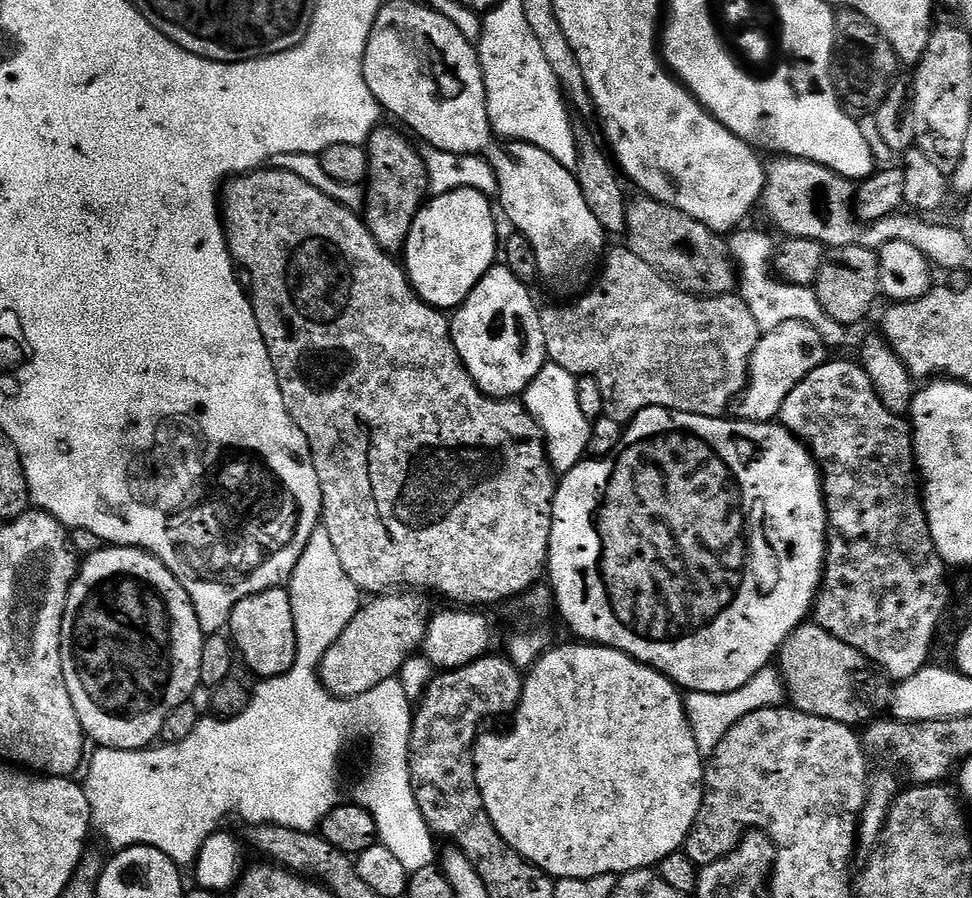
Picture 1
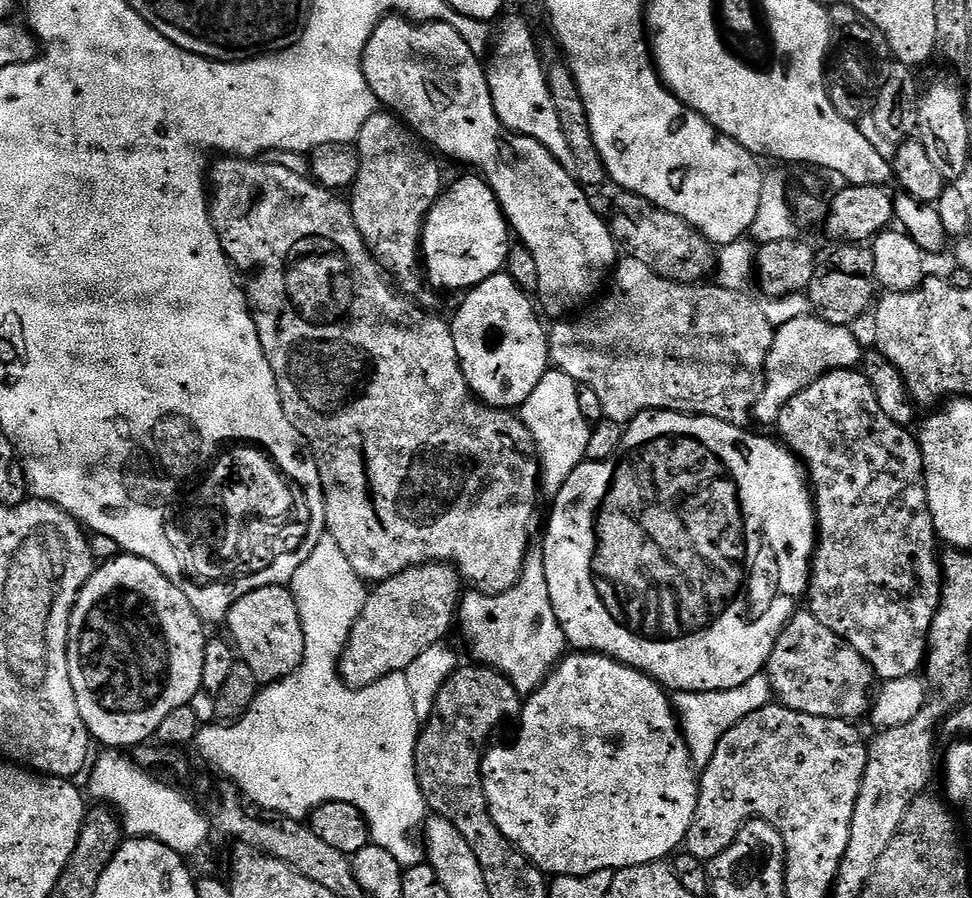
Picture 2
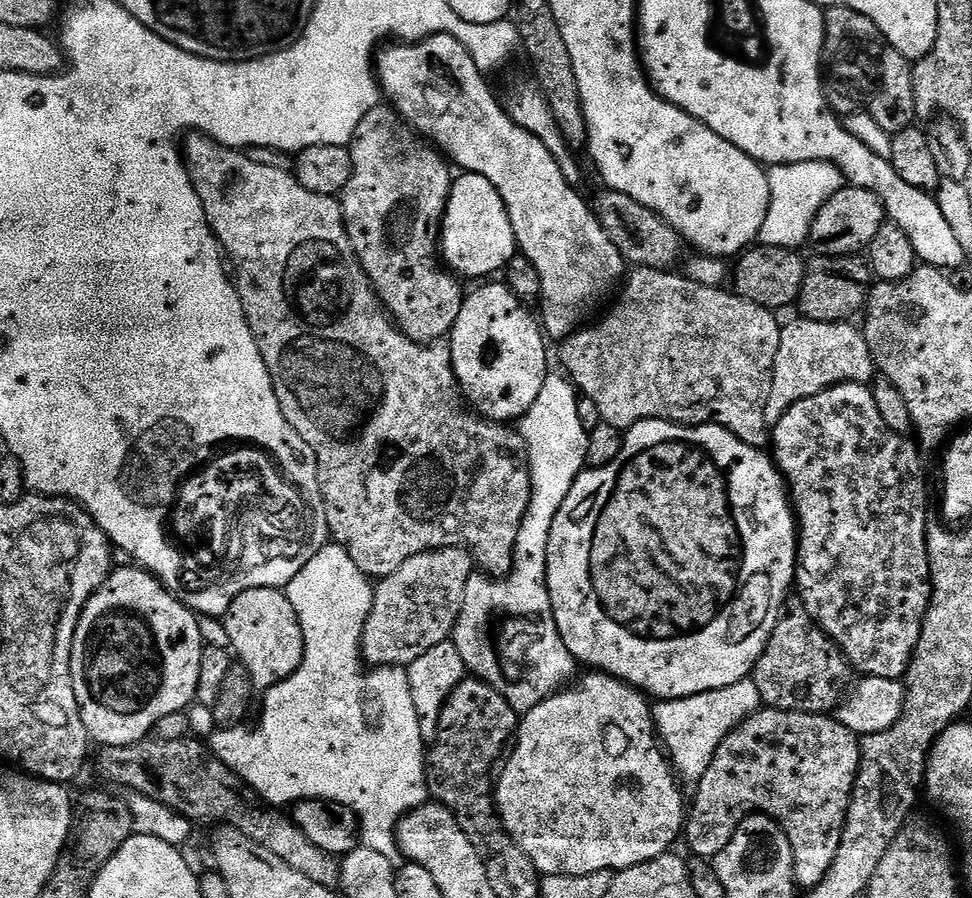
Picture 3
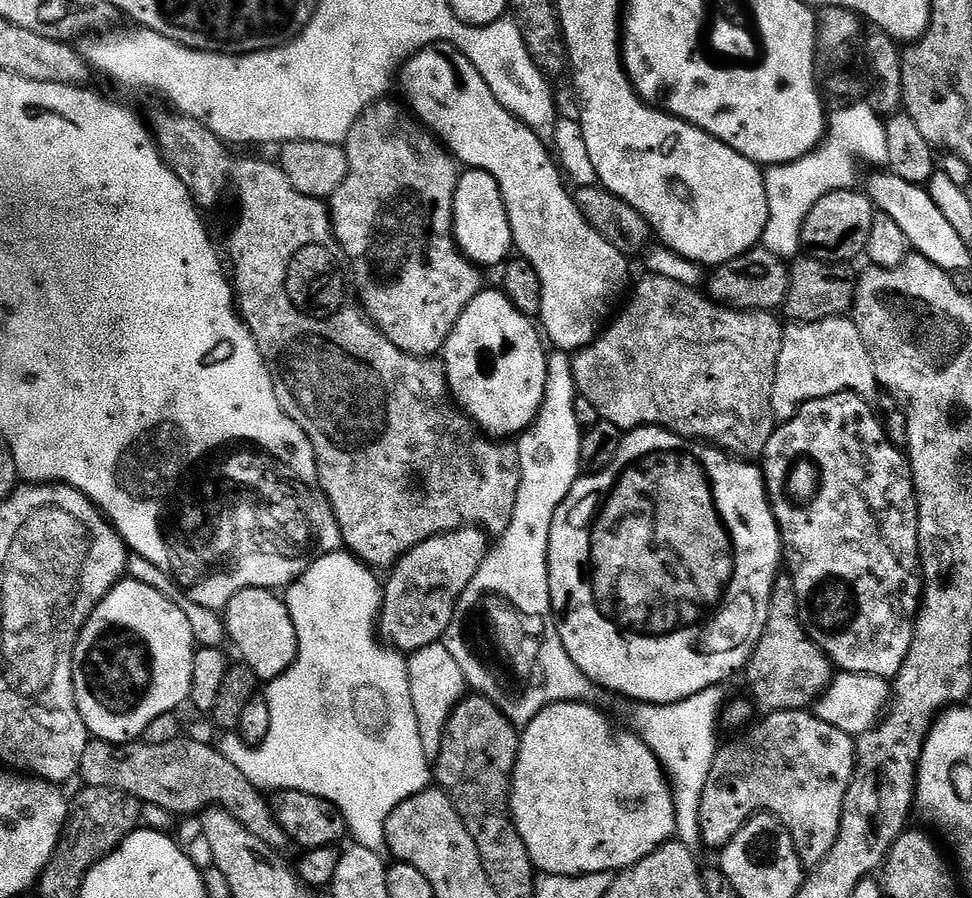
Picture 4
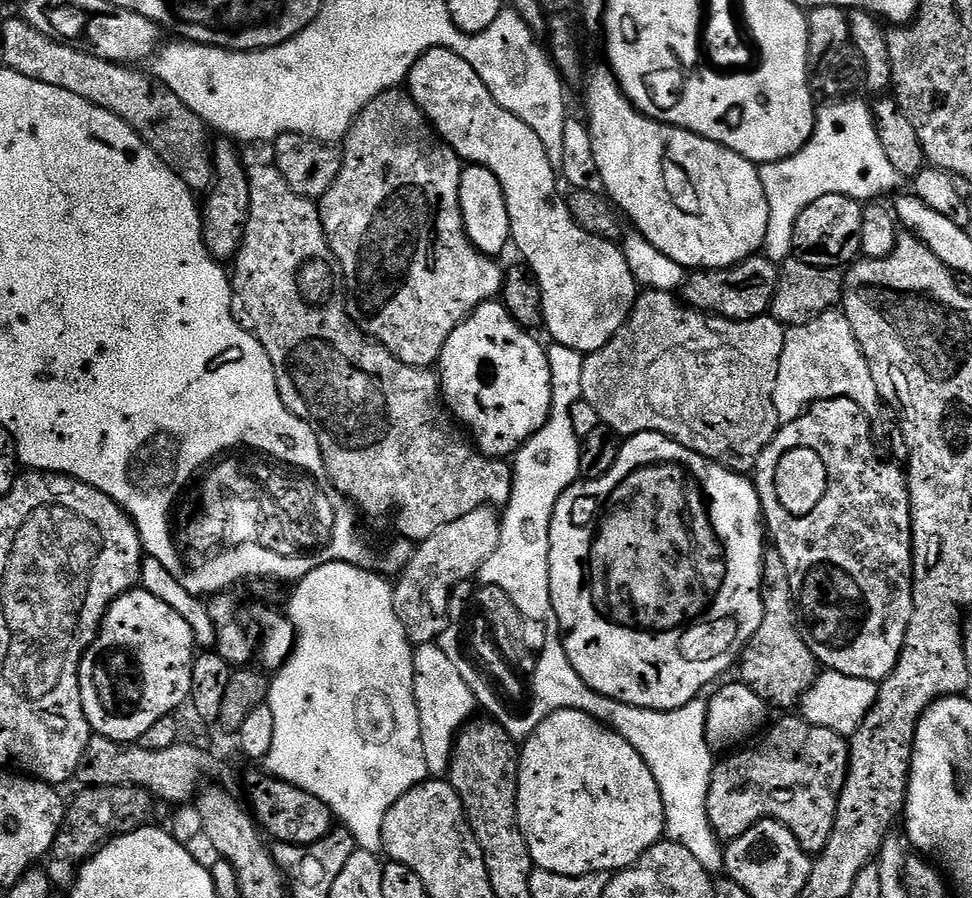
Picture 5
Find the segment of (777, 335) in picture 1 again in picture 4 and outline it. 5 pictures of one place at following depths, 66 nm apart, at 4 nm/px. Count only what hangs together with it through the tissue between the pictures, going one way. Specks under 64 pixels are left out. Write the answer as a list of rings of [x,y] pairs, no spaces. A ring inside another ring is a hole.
[[[835,316],[829,320],[809,324],[789,323],[784,330],[782,354],[778,354],[778,370],[774,378],[772,413],[777,421],[783,422],[794,418],[796,411],[806,402],[839,392],[852,392],[855,396],[865,398],[872,398],[872,395],[878,392],[874,366],[870,362],[866,342],[862,342],[862,334],[858,334],[858,326],[851,318],[844,316]]]

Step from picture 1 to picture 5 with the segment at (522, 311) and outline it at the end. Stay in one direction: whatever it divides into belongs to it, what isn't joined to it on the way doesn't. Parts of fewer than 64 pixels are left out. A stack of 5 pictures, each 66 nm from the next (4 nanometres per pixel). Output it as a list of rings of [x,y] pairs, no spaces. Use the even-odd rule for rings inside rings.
[[[489,302],[475,308],[472,314],[456,327],[454,334],[450,334],[450,338],[446,342],[446,346],[440,355],[438,375],[440,377],[440,390],[443,403],[446,405],[449,413],[451,413],[457,421],[460,419],[461,422],[465,424],[463,427],[470,433],[471,439],[474,441],[476,447],[486,456],[508,458],[519,452],[521,446],[524,445],[524,441],[529,440],[538,430],[542,430],[542,426],[548,421],[548,415],[552,413],[552,390],[554,387],[552,368],[548,365],[548,354],[545,345],[540,345],[532,336],[535,335],[533,335],[529,329],[521,328],[518,322],[514,322],[514,318],[506,311],[503,303]]]

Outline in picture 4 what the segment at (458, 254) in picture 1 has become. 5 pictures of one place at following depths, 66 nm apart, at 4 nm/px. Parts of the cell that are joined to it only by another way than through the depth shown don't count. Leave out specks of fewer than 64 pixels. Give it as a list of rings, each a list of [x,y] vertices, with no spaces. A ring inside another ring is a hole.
[[[477,168],[459,173],[454,194],[452,234],[456,237],[460,251],[477,266],[485,266],[484,264],[500,266],[509,259],[514,248],[510,218],[506,214],[502,190],[498,190],[498,182],[494,182],[490,174]]]

